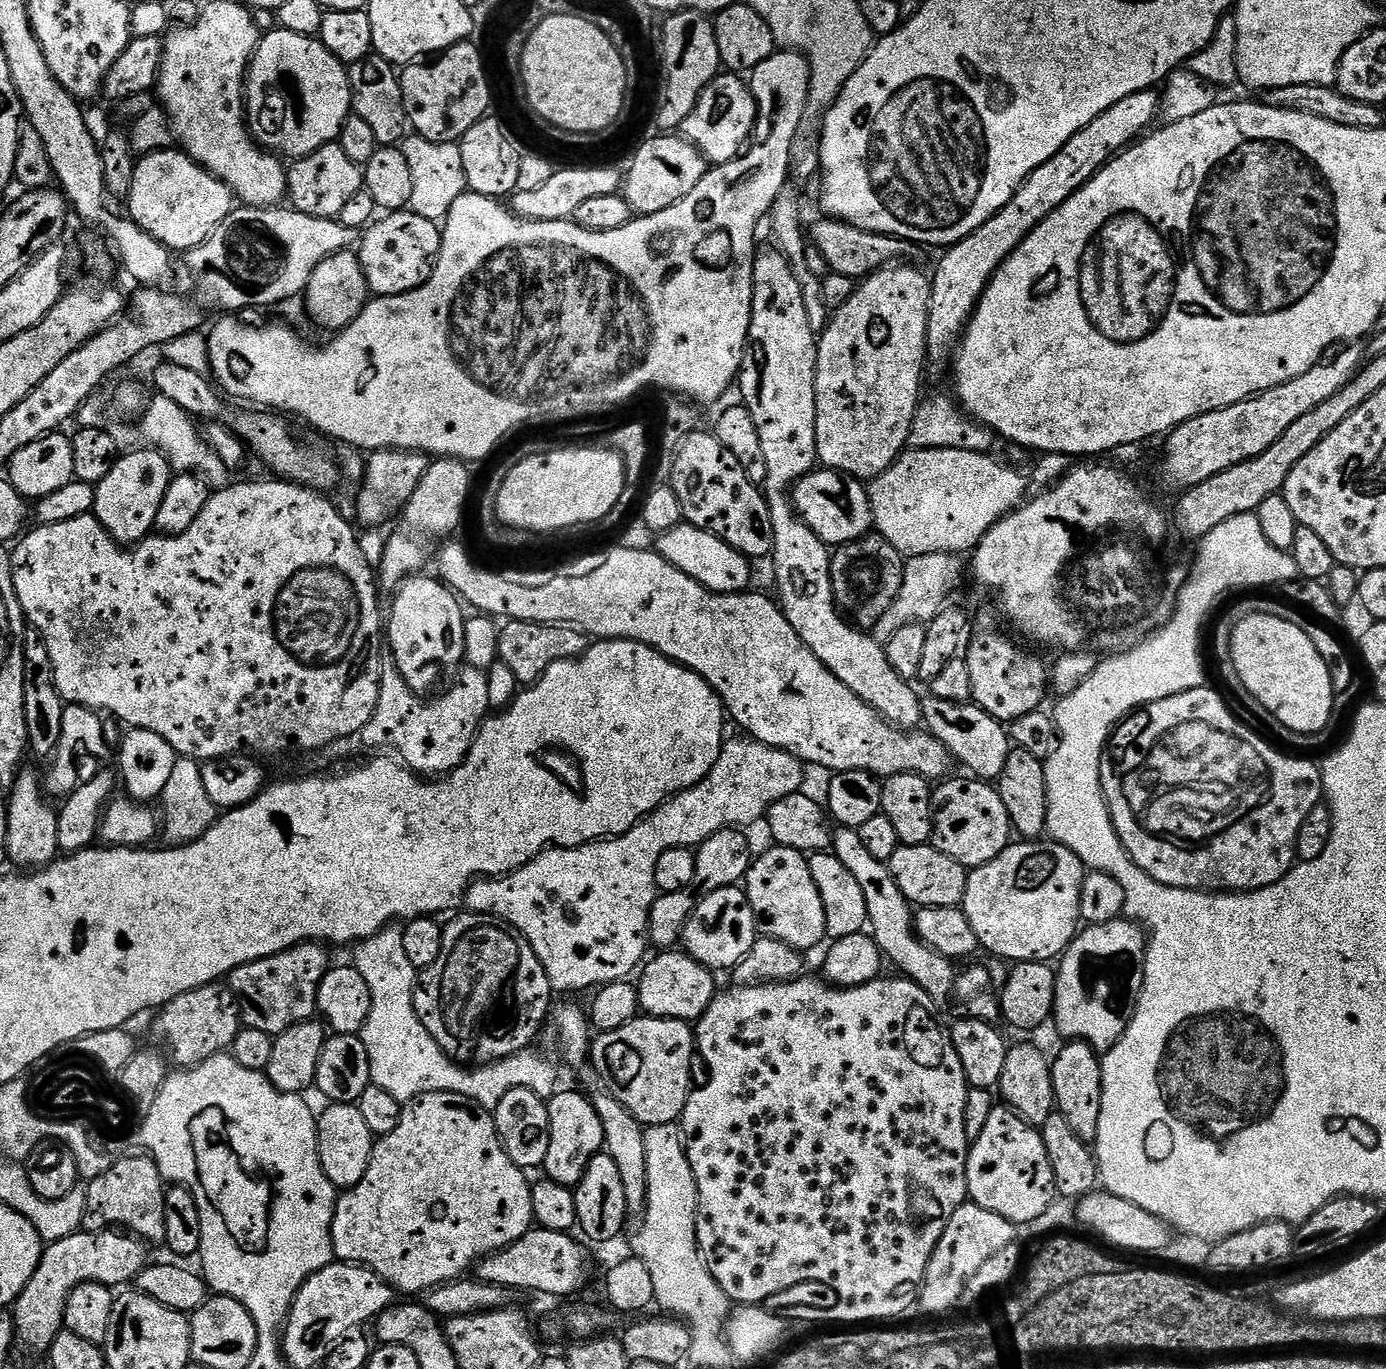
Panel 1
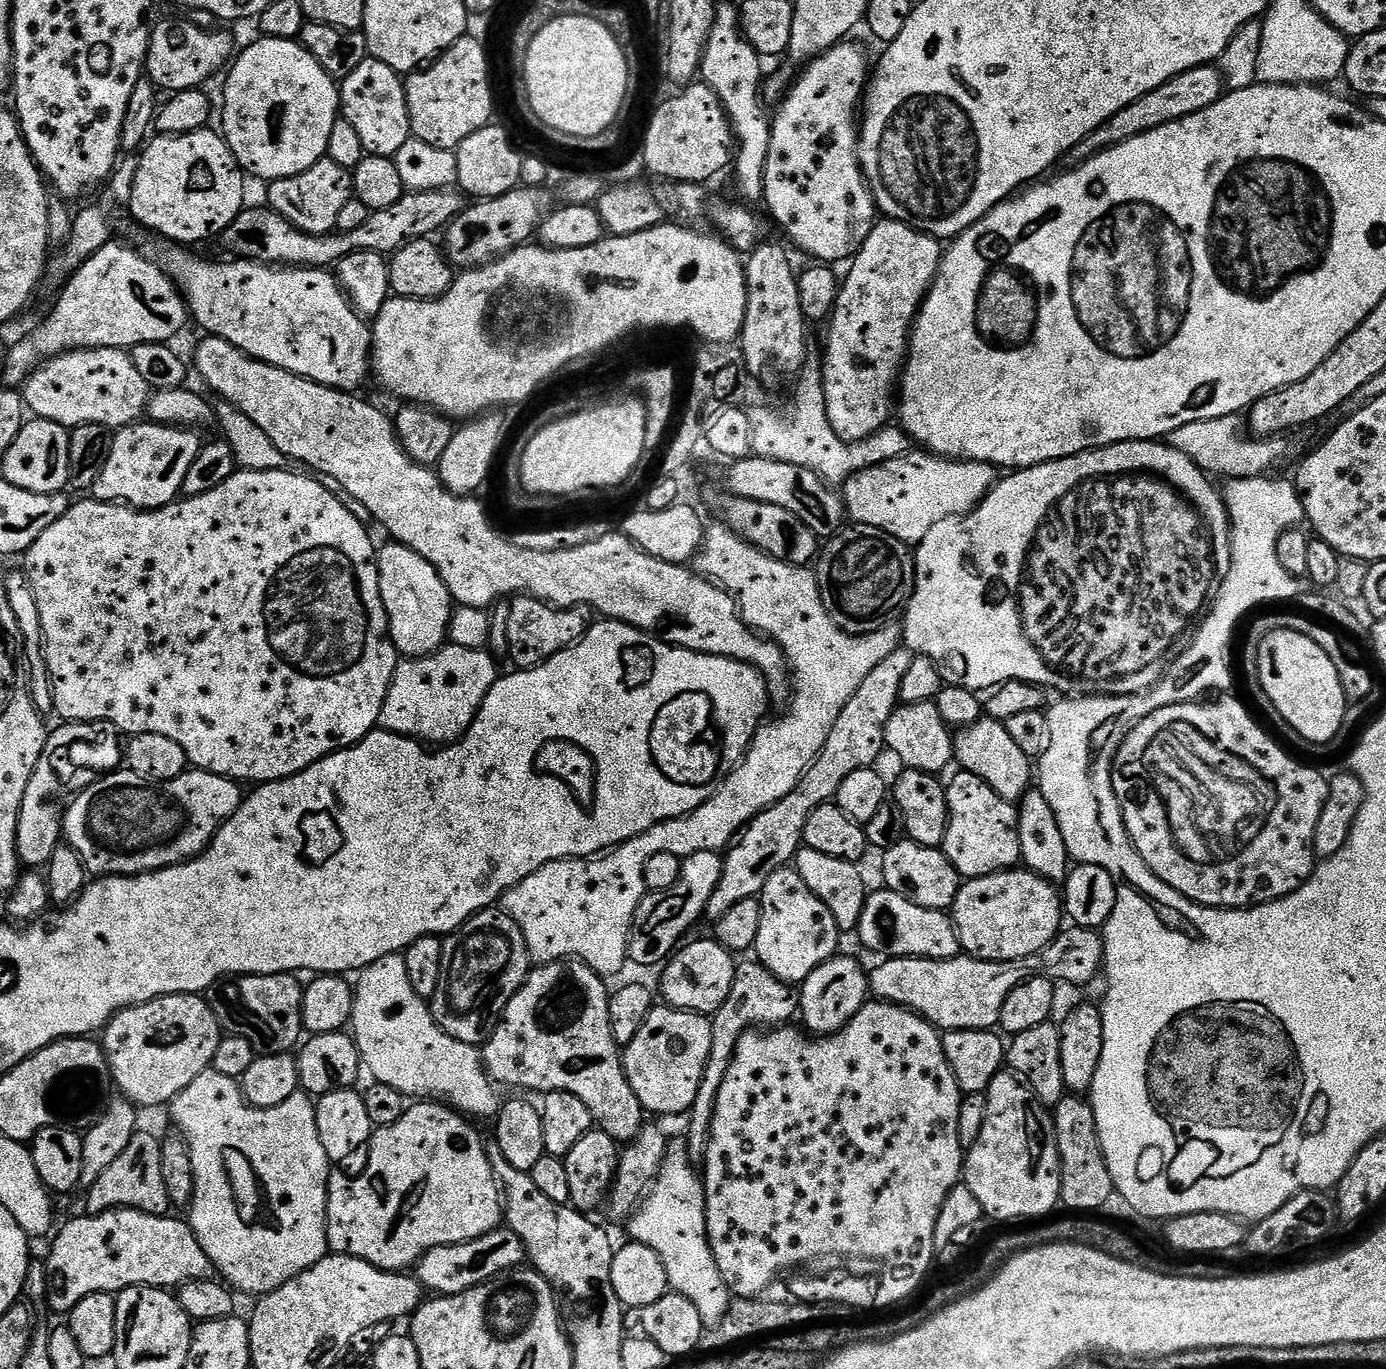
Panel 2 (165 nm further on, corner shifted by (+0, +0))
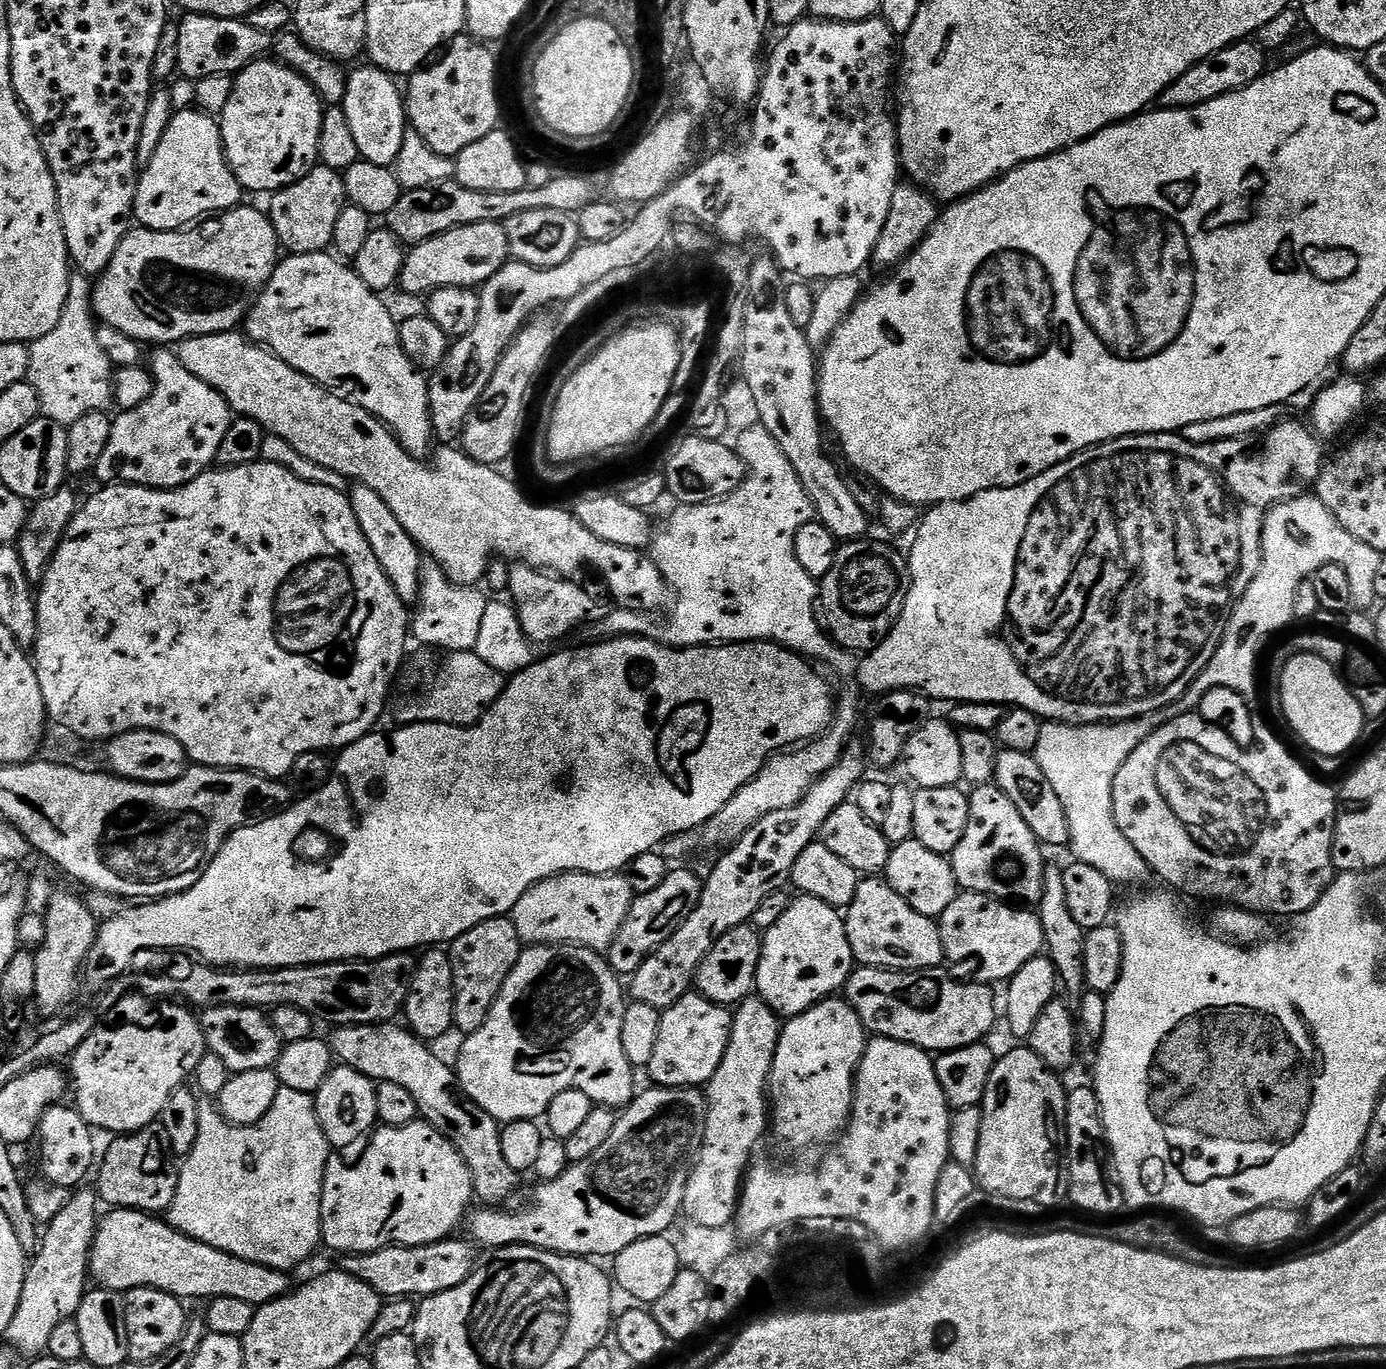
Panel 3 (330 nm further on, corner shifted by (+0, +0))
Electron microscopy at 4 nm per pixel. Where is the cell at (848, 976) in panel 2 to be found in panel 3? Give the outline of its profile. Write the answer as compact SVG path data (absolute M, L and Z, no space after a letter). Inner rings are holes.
M844 998L819 1000L810 1010L783 1021L768 1096L771 1131L776 1131L786 1147L828 1146L844 1131L852 1114L856 1068L864 1056L865 1043L865 1026Z

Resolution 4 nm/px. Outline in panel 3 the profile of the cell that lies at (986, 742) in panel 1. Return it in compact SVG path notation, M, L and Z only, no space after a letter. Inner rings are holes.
M1009 748L997 751L994 783L1002 790L1002 794L1006 794L1006 798L1010 798L1010 802L1014 802L1014 806L1018 806L1022 818L1026 818L1026 826L1034 830L1041 845L1053 844L1060 848L1068 844L1070 826L1066 822L1066 810L1062 810L1062 802L1058 794L1054 794L1054 786L1050 786L1046 774L1042 774L1042 766L1038 766L1033 753Z

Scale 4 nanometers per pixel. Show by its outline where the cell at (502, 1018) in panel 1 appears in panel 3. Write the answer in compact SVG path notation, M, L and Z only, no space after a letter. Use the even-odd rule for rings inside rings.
M508 916L490 918L452 941L450 955L454 970L454 1028L457 1033L471 1034L484 1025L521 951L520 935Z

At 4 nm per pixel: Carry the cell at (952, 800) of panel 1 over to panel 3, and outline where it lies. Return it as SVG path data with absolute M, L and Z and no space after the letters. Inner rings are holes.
M995 783L975 785L968 805L970 818L966 822L966 834L962 834L962 842L950 854L957 885L966 892L1003 898L1024 906L1039 905L1046 867L1045 849L1034 830L1026 826L1026 818L1022 818L1018 806Z

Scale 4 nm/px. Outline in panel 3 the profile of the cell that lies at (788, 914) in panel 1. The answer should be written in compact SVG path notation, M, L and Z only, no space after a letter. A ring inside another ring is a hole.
M800 894L789 903L786 914L782 914L782 918L778 918L778 922L774 922L774 926L763 933L755 991L760 999L776 1011L777 1016L791 1018L810 1010L810 1006L814 1006L819 1000L827 1000L839 993L853 971L854 957L850 938L846 934L844 916L826 902Z

